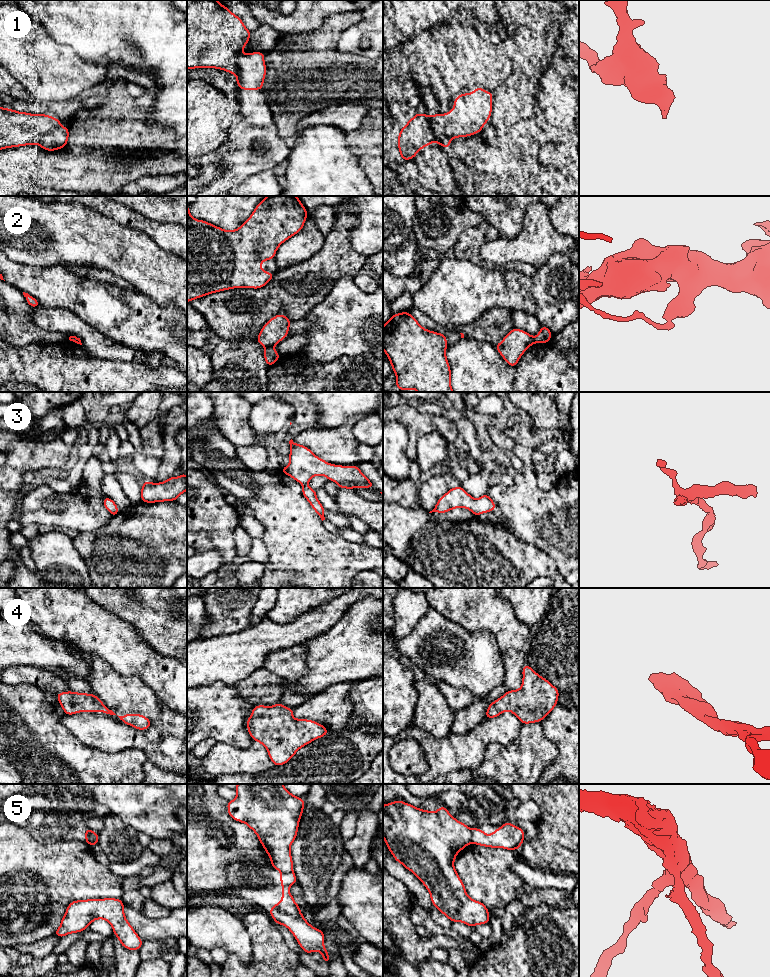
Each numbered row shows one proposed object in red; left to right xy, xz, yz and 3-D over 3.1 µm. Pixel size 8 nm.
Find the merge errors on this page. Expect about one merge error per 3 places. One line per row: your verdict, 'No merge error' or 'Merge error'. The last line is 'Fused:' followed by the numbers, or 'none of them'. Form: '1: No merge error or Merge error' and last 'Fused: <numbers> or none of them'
1: Merge error
2: Merge error
3: No merge error
4: No merge error
5: Merge error
Fused: 1, 2, 5

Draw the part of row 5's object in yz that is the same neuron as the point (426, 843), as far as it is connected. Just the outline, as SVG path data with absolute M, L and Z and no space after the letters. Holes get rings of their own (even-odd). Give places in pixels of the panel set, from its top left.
M396 800L383 805L383 829L383 839L395 861L401 863L423 883L430 893L433 906L442 914L452 922L462 922L470 927L489 923L489 910L482 902L468 896L465 885L454 867L457 854L471 843L472 831L467 825L455 819L444 806L432 812Z

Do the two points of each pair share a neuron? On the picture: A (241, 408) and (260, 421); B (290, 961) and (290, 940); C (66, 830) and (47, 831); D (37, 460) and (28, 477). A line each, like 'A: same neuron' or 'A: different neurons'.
A: different neurons
B: different neurons
C: same neuron
D: different neurons

